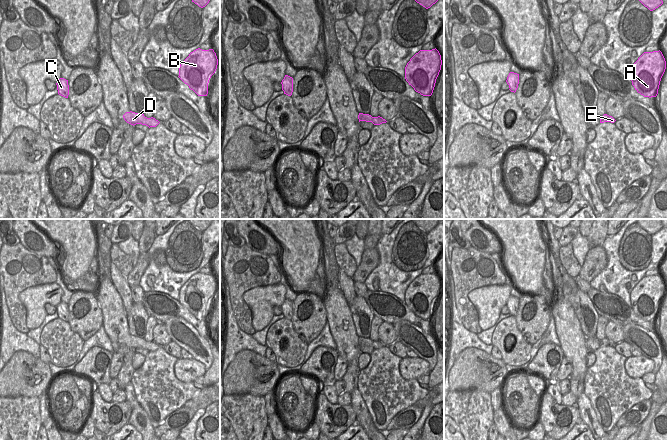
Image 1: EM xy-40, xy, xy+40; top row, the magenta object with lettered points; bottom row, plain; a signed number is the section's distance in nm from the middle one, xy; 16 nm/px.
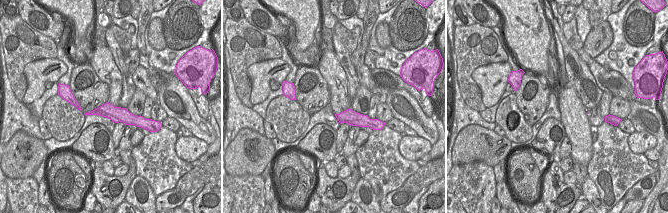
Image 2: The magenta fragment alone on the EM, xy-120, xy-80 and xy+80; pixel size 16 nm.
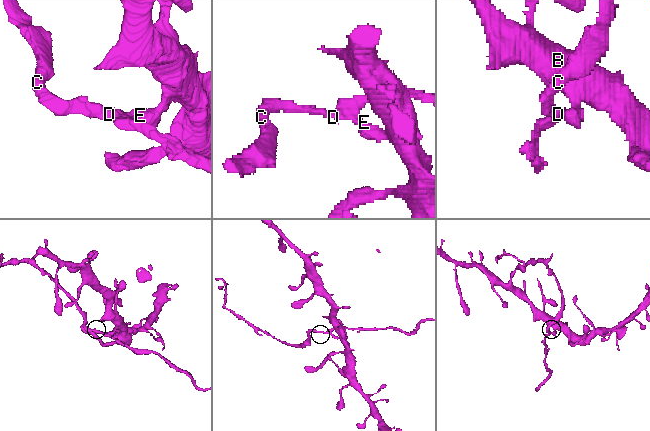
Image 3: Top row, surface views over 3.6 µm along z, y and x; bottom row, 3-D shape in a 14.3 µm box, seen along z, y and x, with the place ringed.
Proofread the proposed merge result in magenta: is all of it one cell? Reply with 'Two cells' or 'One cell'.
Two cells

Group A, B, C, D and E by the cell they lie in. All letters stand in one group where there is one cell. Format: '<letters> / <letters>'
A B E / C D

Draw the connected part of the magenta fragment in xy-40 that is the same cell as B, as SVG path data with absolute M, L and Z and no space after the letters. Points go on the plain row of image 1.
M198 272L180 288L178 301L198 320L207 320L208 307L217 289L218 283L213 273Z

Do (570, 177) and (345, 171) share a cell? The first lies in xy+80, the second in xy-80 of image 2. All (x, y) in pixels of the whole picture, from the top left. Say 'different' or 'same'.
same

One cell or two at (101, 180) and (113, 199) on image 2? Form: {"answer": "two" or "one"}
{"answer": "one"}

